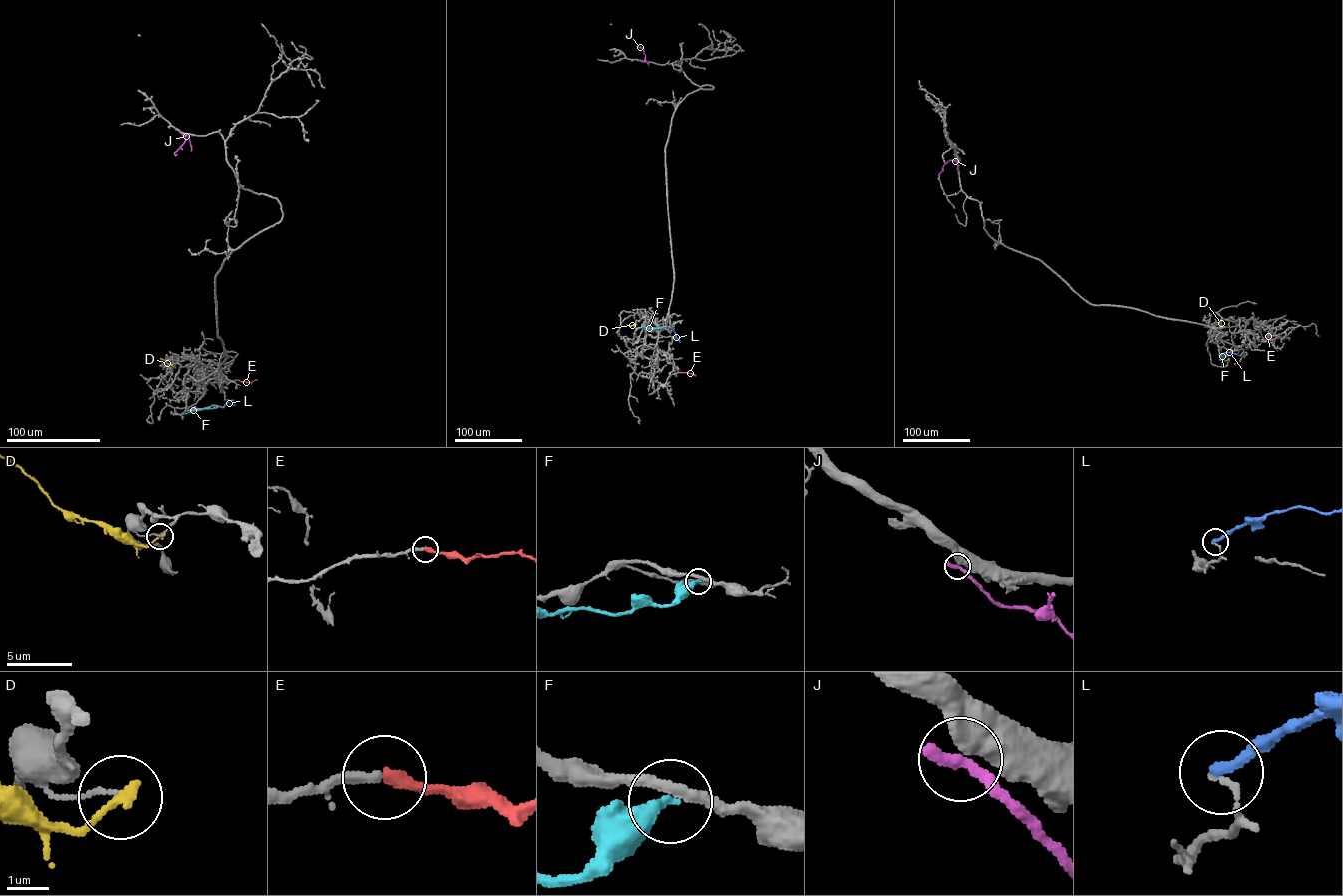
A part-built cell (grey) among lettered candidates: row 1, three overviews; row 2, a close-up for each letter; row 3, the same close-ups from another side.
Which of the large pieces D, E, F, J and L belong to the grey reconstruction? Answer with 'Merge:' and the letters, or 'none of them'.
Merge: E

